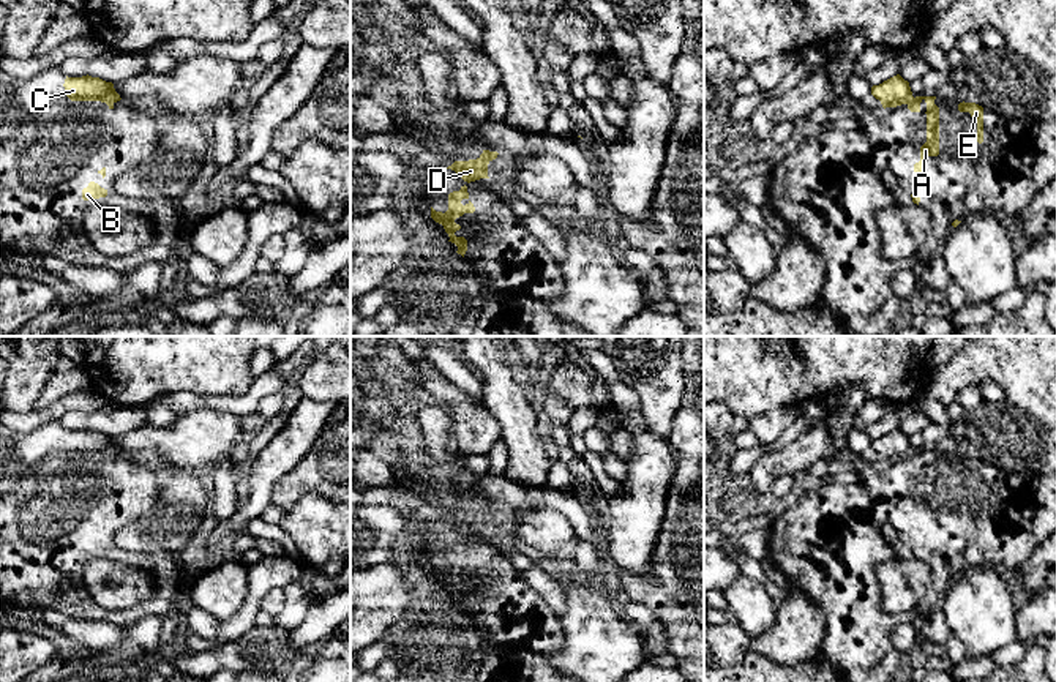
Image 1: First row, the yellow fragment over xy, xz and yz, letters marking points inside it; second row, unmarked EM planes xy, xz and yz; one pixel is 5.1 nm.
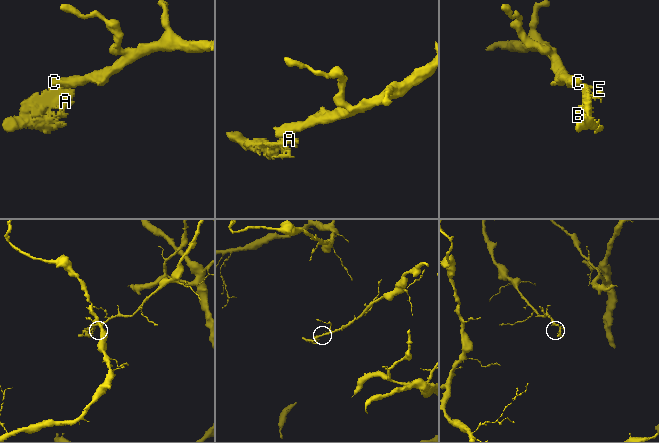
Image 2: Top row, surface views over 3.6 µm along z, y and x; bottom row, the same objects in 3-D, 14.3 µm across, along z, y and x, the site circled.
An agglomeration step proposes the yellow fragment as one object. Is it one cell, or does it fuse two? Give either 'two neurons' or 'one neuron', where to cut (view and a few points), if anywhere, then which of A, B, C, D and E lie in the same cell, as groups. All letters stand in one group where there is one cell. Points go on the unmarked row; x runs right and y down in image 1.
two neurons; cut in yz along (913, 450), (906, 457); A B E / C D

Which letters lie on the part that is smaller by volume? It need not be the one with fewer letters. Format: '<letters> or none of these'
A, B, E

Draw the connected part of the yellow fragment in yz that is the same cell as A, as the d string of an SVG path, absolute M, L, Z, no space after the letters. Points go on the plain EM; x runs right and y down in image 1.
M916 450L908 456L911 466L920 466L920 456L927 456L927 496L920 500L920 515L914 518L916 529L927 529L927 512L939 508L939 461L936 450Z

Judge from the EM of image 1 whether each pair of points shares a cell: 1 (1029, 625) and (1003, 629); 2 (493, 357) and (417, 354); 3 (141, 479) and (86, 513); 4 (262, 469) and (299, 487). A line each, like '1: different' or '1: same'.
1: different
2: different
3: same
4: different

